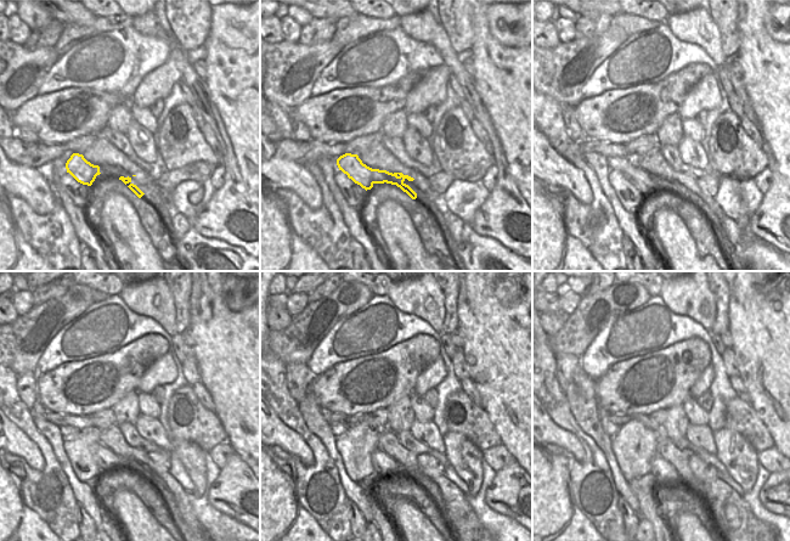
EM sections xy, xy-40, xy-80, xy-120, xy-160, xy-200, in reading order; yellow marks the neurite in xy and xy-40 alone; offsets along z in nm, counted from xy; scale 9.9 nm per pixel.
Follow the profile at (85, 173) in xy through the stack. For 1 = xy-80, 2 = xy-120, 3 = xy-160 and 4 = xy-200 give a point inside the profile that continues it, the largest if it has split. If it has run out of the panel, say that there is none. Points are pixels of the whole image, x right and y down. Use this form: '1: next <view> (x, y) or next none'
1: next xy-80 (644, 182)
2: next xy-120 (130, 457)
3: next xy-160 (400, 460)
4: next xy-200 (672, 466)

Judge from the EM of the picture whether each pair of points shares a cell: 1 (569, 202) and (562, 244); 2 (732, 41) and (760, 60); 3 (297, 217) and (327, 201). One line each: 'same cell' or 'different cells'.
1: different cells
2: different cells
3: same cell

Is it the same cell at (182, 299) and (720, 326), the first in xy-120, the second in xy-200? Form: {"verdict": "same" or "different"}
{"verdict": "same"}

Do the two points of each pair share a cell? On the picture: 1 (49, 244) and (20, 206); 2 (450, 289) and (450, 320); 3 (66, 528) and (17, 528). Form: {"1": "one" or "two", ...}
{"1": "one", "2": "one", "3": "two"}

